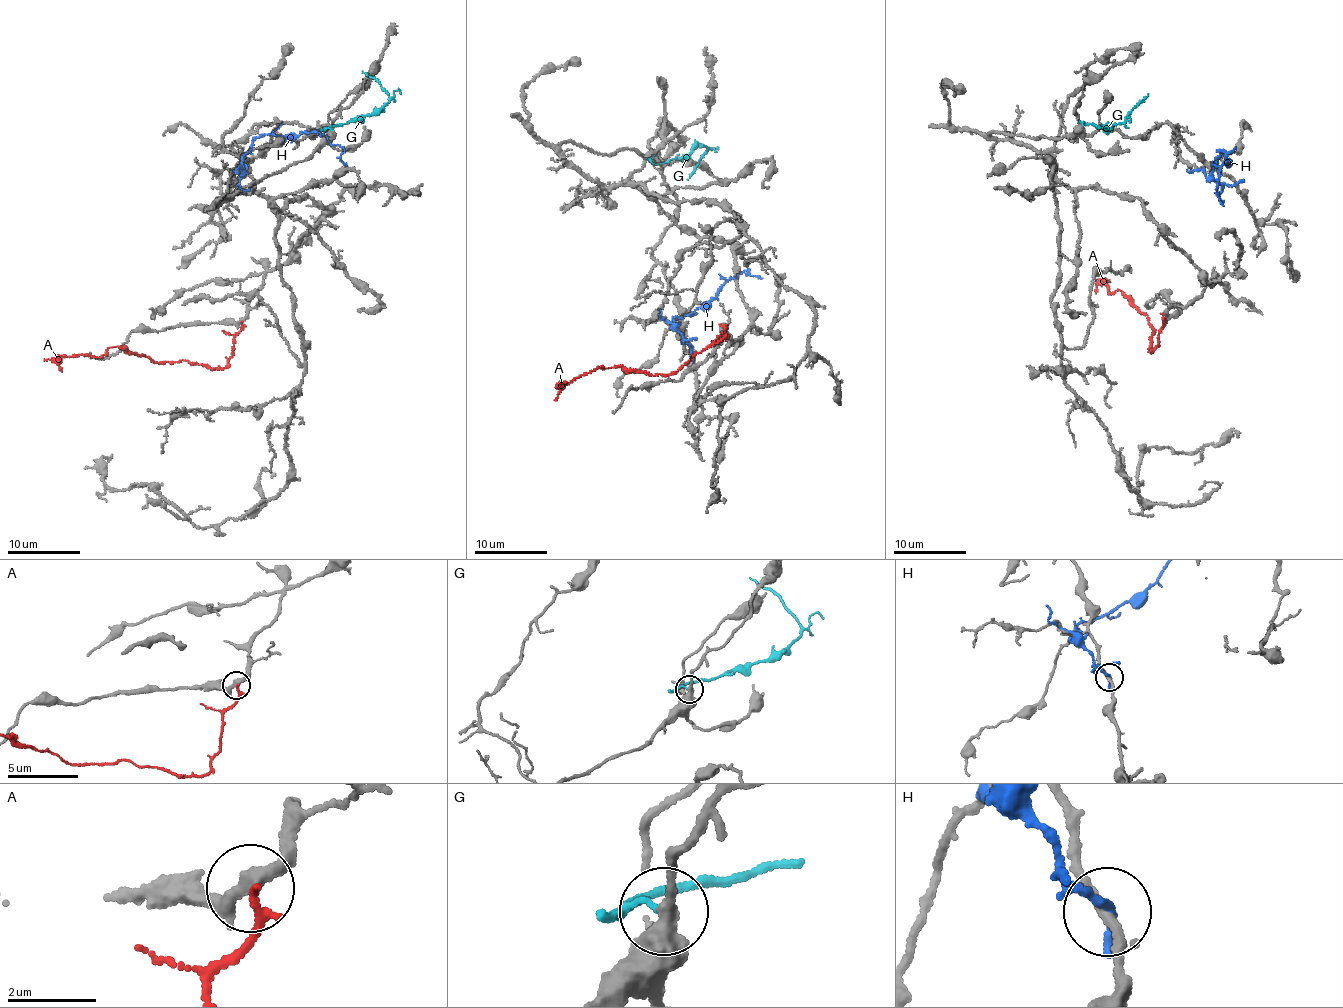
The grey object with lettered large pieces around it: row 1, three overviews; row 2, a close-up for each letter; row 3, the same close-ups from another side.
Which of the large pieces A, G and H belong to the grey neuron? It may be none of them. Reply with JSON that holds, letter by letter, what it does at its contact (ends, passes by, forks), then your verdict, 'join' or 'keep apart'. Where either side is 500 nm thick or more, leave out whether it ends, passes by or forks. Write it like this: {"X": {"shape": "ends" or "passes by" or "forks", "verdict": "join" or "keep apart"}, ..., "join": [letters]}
{"A": {"shape": "ends", "verdict": "join"}, "G": {"shape": "ends", "verdict": "keep apart"}, "H": {"shape": "passes by", "verdict": "keep apart"}, "join": ["A"]}

